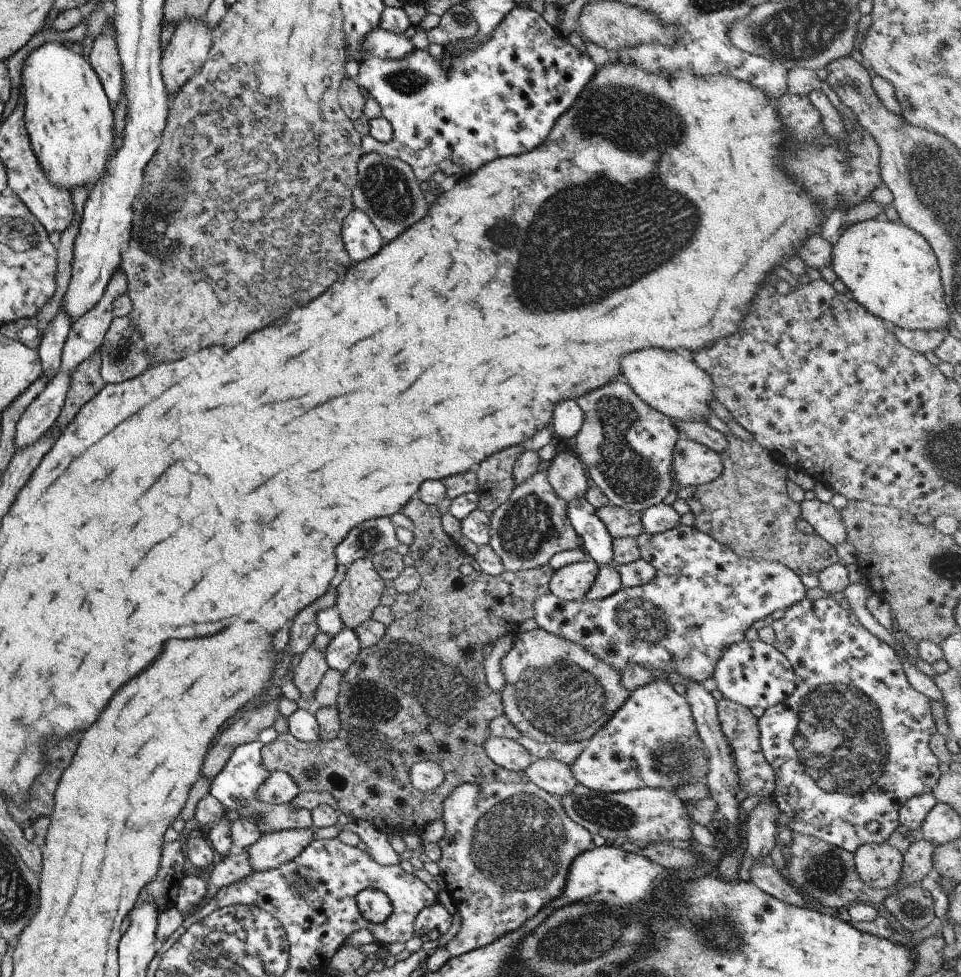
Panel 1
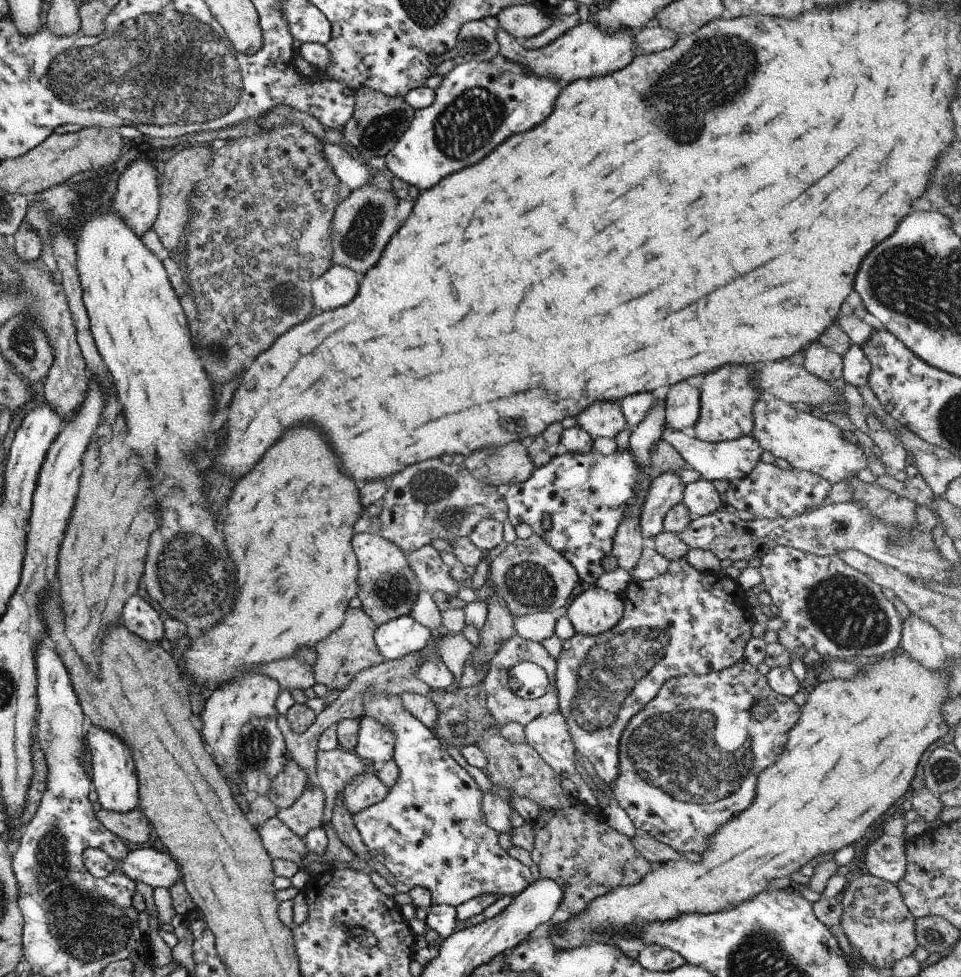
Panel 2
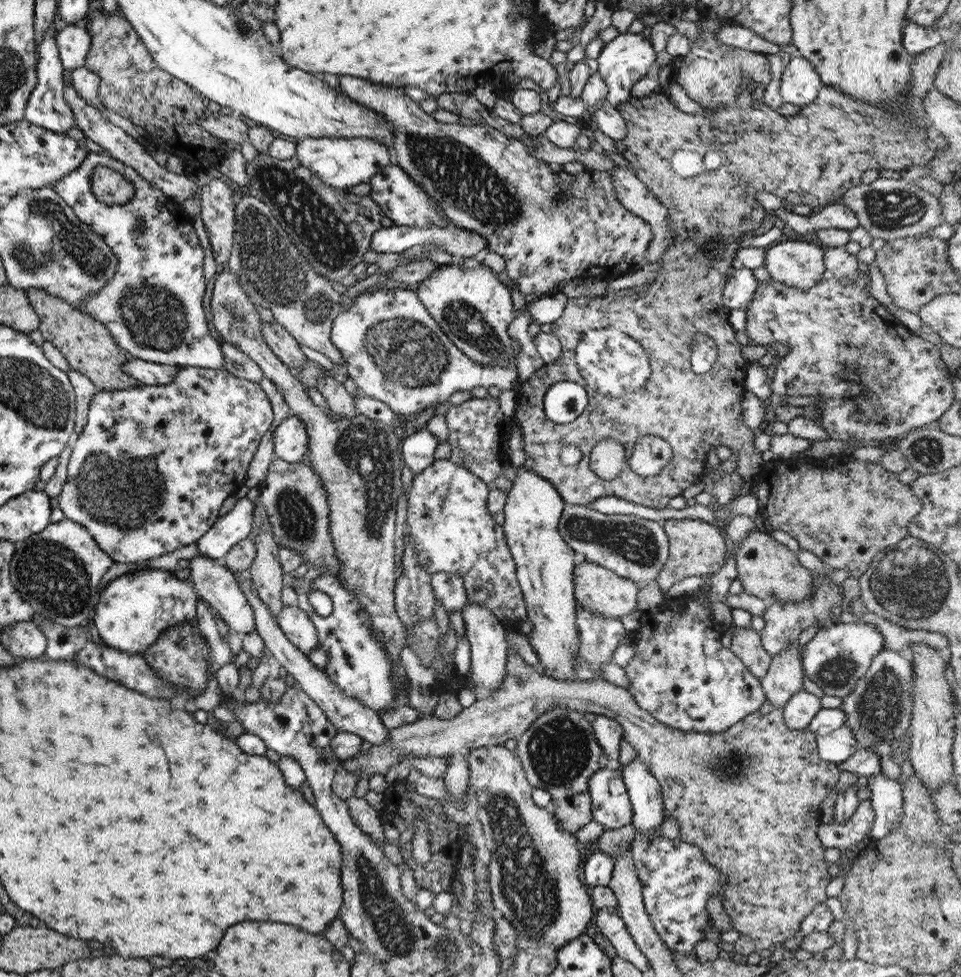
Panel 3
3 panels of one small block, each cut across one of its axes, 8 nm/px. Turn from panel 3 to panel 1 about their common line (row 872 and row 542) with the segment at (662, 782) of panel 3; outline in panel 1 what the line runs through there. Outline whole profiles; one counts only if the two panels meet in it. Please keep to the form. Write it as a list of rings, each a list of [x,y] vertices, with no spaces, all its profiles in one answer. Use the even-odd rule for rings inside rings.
[[[731,432],[724,436],[728,443],[726,449],[719,453],[722,460],[721,474],[711,482],[695,487],[694,498],[701,504],[701,513],[694,516],[692,526],[707,536],[712,536],[718,543],[729,547],[737,556],[781,563],[798,577],[803,574],[816,575],[825,567],[839,562],[835,549],[825,542],[825,539],[815,532],[805,534],[795,527],[795,521],[800,516],[800,506],[787,497],[785,491],[787,467],[754,440],[741,440]]]

